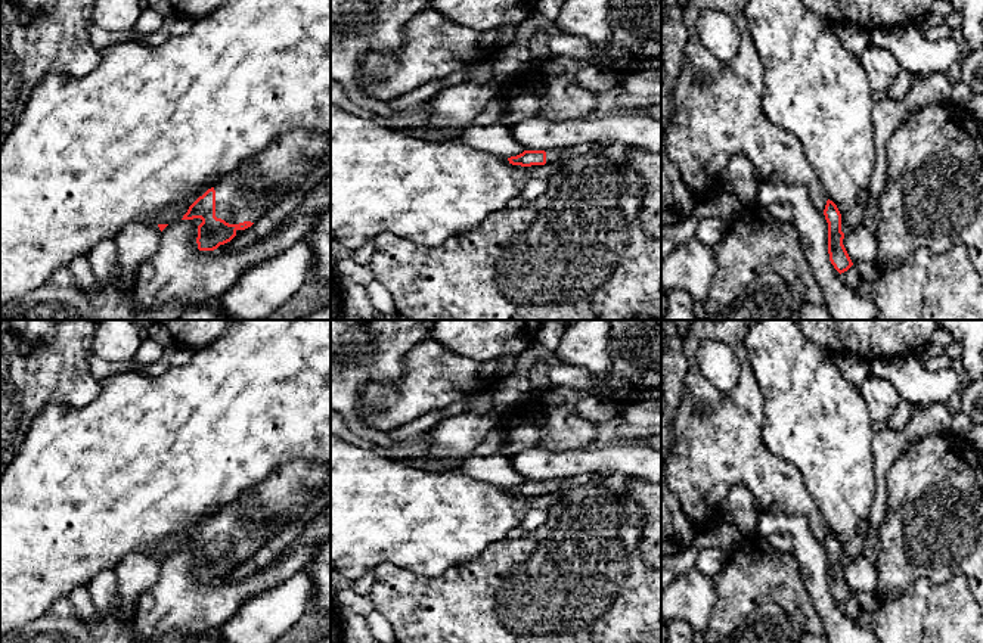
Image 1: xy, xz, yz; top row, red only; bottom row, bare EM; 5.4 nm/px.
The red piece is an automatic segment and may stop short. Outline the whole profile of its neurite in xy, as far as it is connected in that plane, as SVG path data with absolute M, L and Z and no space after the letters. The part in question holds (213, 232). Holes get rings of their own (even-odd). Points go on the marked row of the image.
M294 130L275 139L189 206L182 220L202 220L198 249L214 251L251 227L261 217L252 206L255 199L264 198L266 206L277 205L329 153L331 130Z

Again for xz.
M583 143L576 146L558 147L552 150L524 150L517 156L508 158L509 164L531 167L531 165L545 165L553 162L562 162L567 159L574 159L586 153L598 153L602 149L602 145L598 143Z

